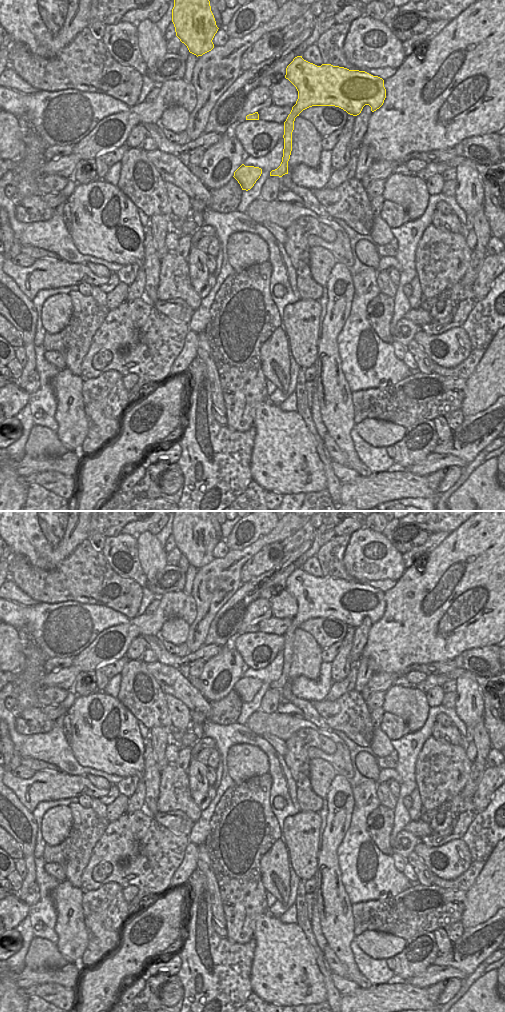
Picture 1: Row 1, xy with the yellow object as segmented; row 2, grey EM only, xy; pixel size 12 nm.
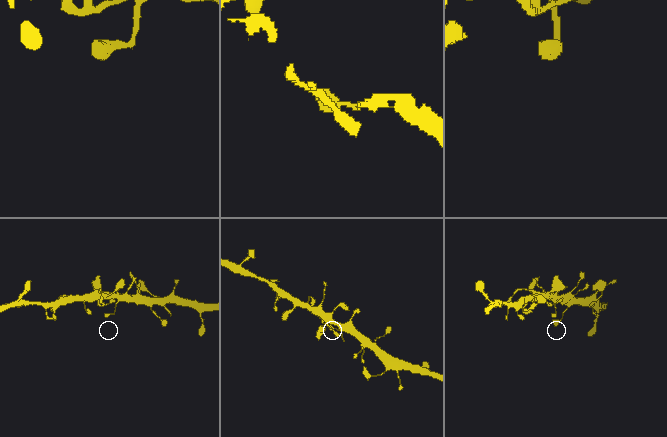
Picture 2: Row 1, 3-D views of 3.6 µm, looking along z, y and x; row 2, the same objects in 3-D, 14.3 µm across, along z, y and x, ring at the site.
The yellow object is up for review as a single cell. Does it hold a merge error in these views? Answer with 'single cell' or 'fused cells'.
single cell

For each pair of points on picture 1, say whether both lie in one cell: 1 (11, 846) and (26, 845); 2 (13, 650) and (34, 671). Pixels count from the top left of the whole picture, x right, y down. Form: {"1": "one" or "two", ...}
{"1": "two", "2": "two"}

